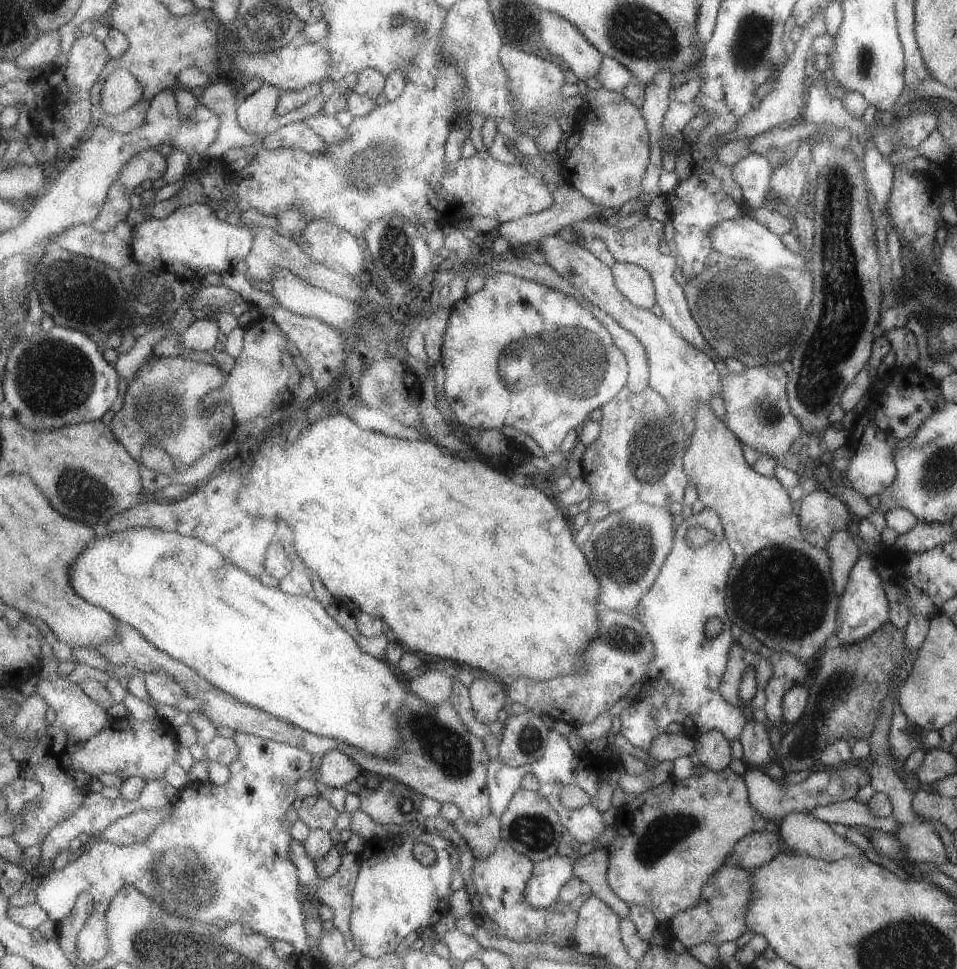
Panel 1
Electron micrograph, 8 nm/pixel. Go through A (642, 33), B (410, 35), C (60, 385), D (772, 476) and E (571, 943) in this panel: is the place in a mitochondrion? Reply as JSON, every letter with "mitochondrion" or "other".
{"A":"mitochondrion","B":"mitochondrion","C":"mitochondrion","D":"other","E":"other"}

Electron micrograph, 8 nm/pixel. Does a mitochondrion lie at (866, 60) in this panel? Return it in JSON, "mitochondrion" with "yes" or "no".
{"mitochondrion":"yes"}

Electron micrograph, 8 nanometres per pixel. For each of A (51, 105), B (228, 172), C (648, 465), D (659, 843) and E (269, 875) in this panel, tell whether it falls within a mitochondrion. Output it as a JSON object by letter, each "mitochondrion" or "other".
{"A":"other","B":"other","C":"mitochondrion","D":"mitochondrion","E":"other"}

